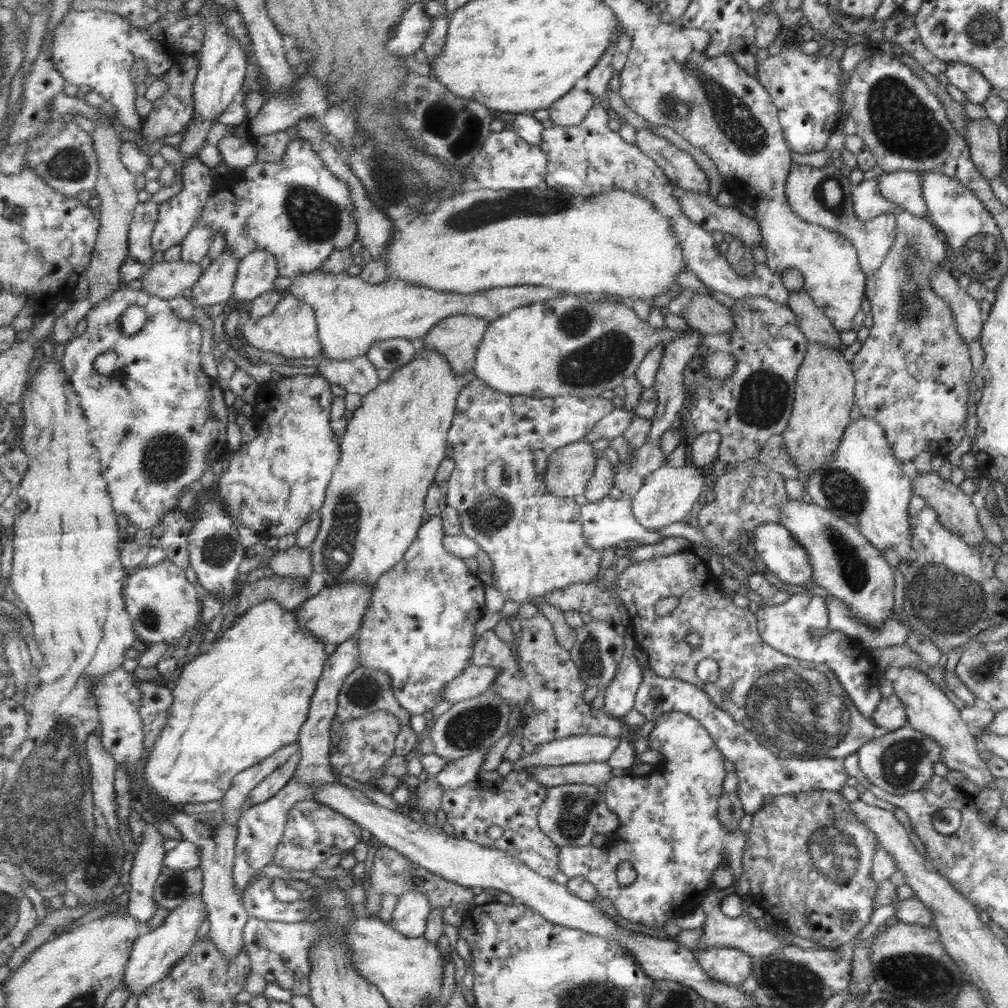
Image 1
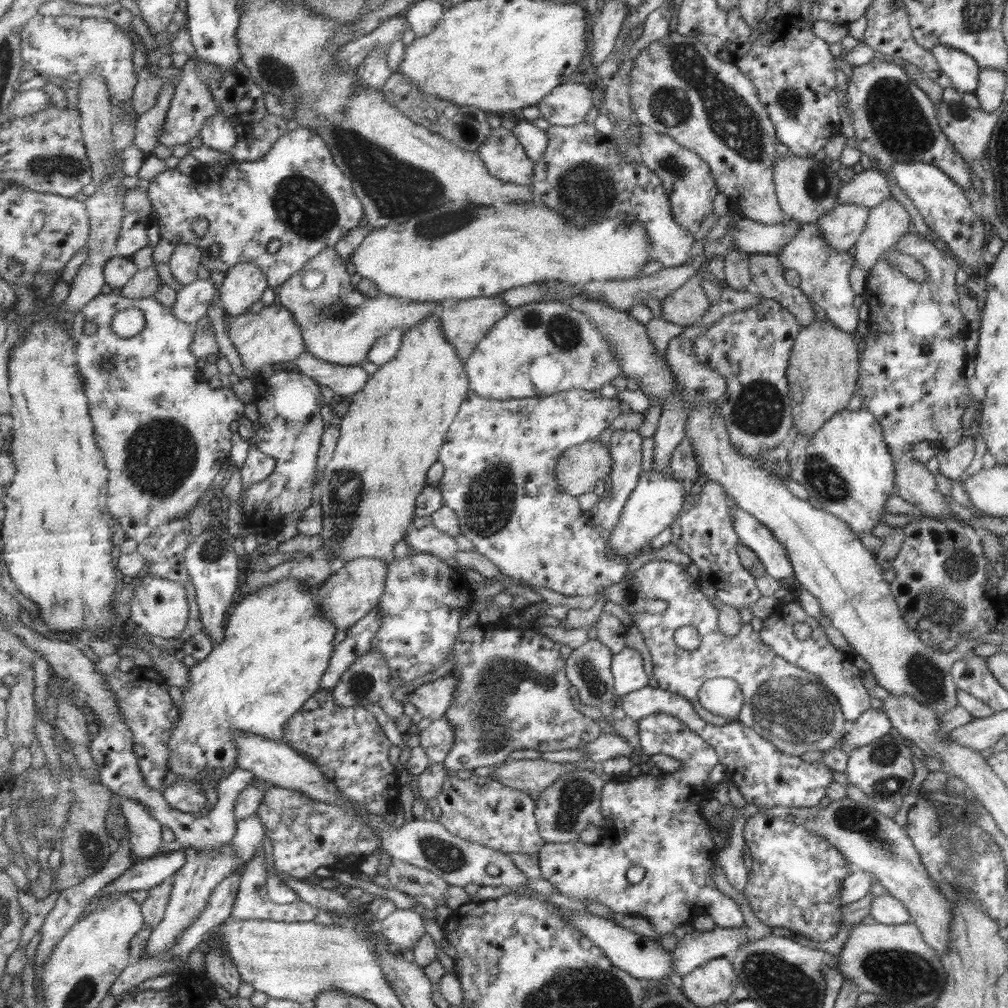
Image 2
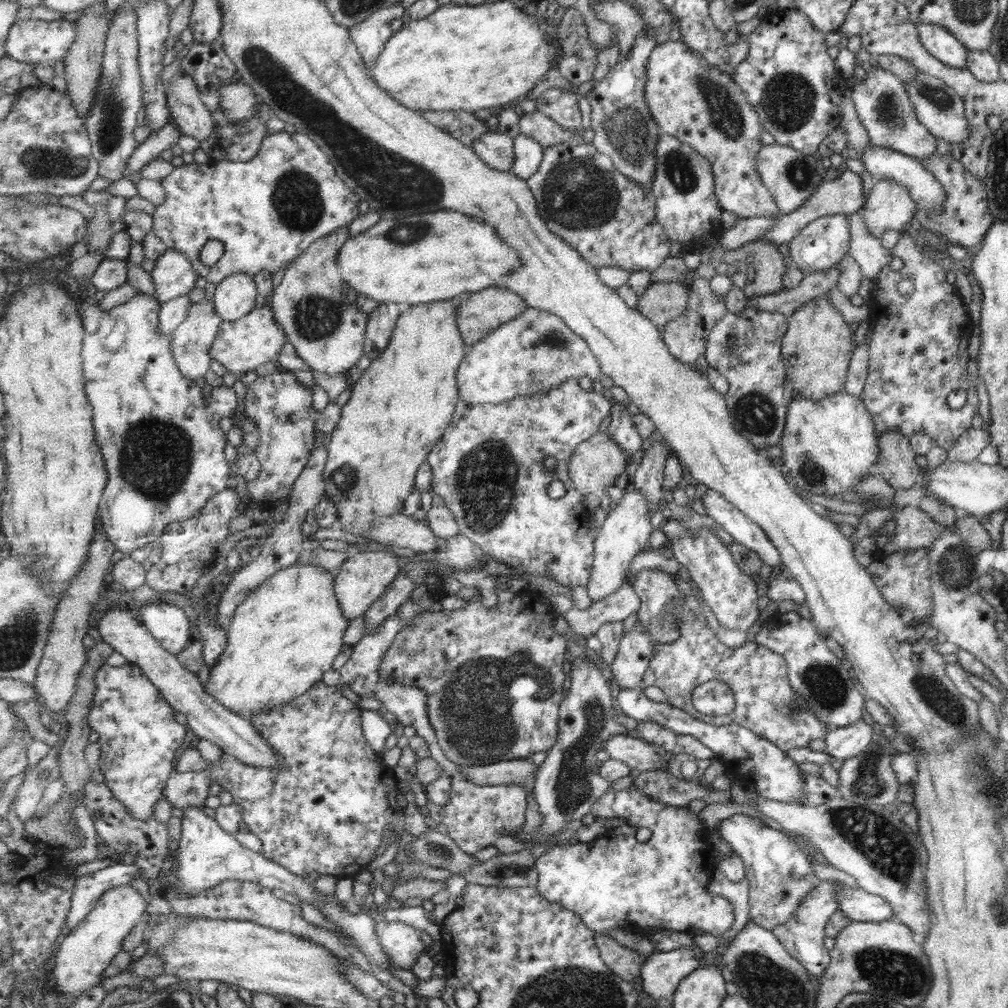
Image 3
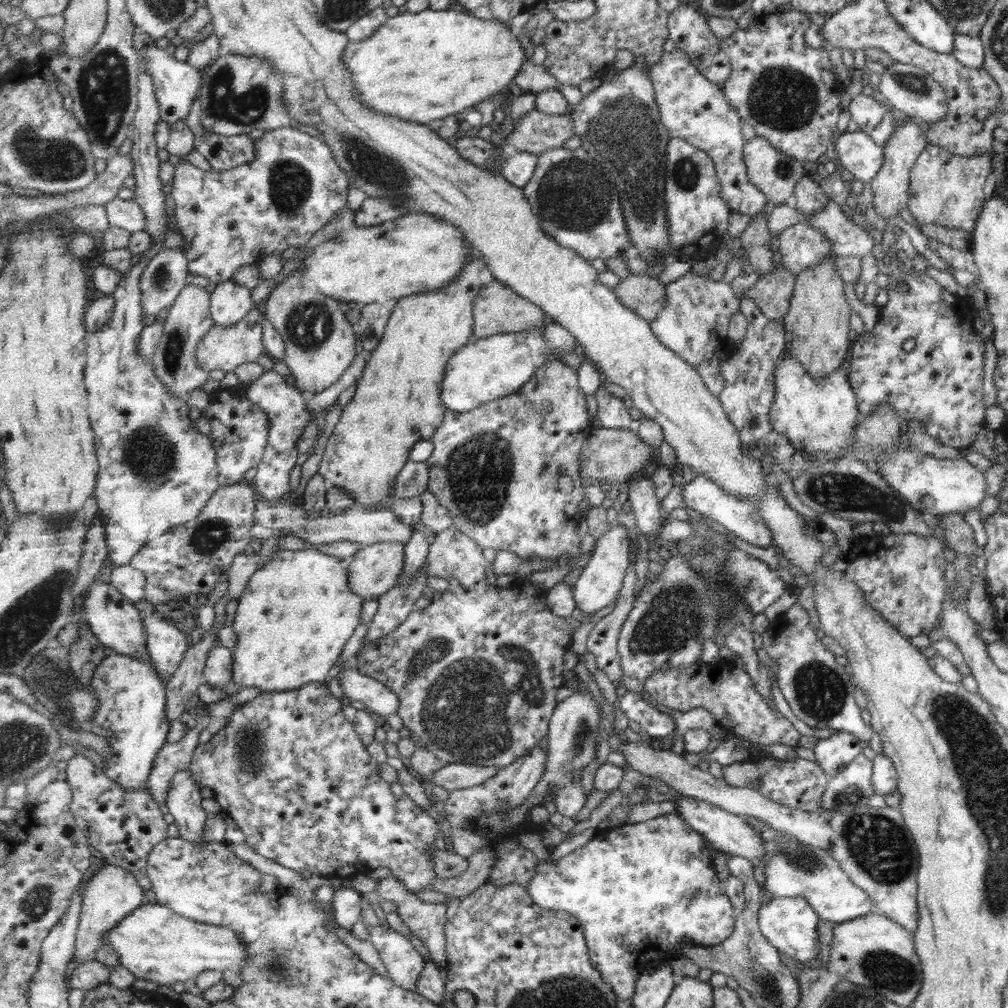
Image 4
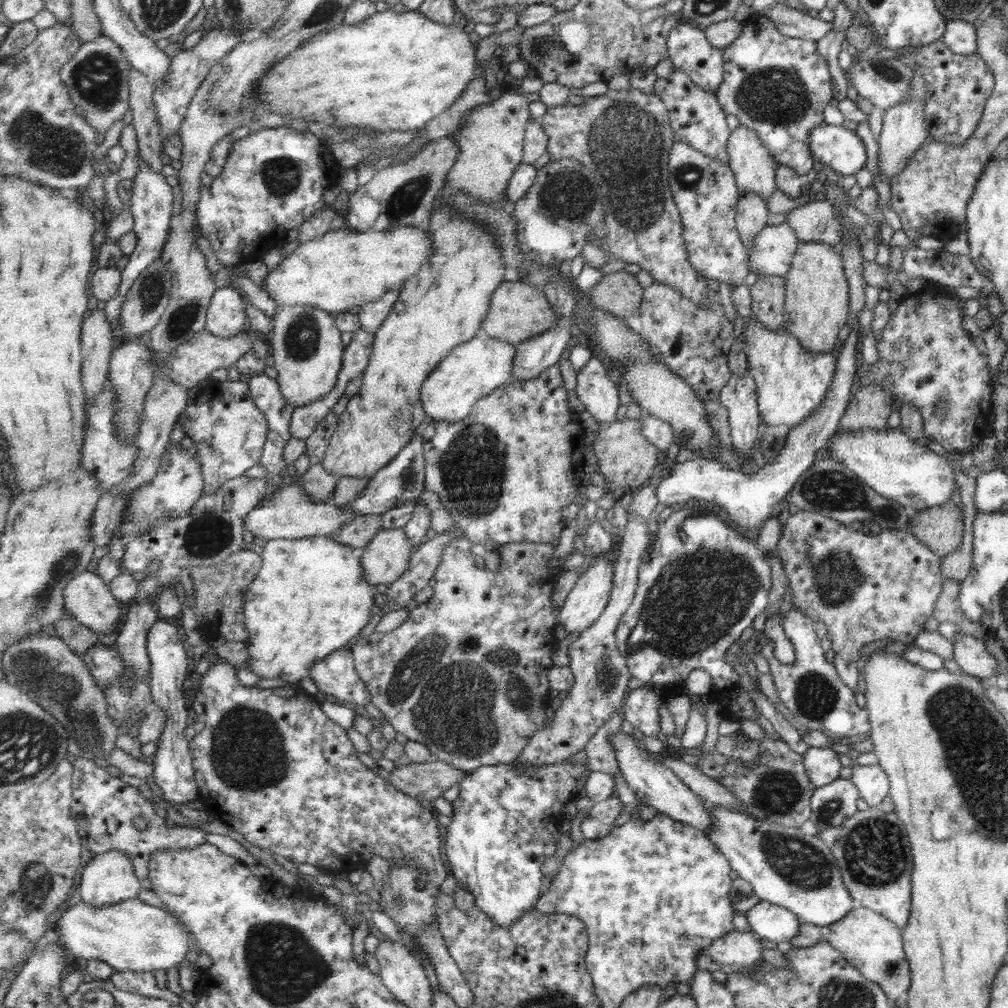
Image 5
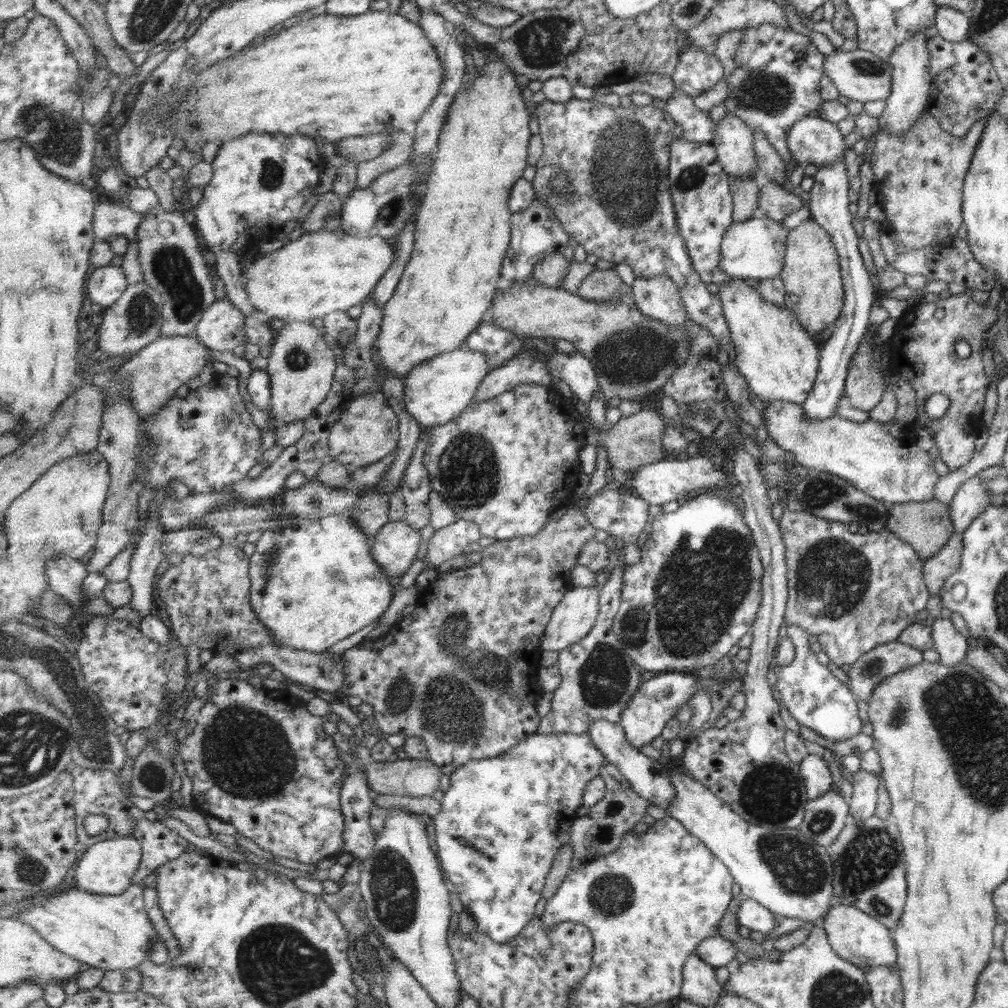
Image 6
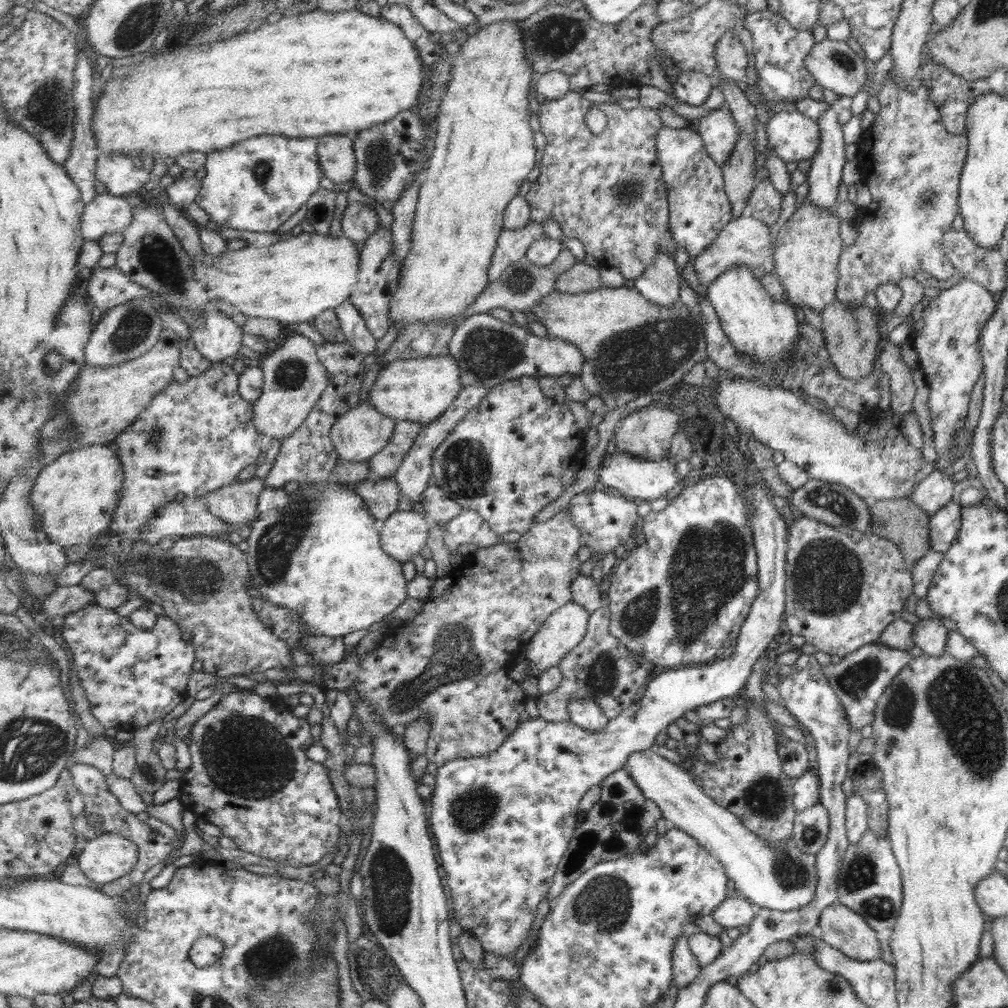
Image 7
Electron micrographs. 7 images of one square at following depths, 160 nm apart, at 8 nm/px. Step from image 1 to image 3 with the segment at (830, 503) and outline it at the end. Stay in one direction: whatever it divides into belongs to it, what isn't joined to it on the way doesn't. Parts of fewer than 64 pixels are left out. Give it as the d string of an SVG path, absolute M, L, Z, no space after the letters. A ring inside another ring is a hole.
M843 389L818 401L791 397L790 393L787 394L787 399L785 426L778 443L782 452L780 456L783 460L782 469L801 490L829 498L837 495L838 500L842 500L845 493L854 491L856 484L867 473L871 473L870 470L878 457L879 442L870 414L865 410L859 397L845 393Z

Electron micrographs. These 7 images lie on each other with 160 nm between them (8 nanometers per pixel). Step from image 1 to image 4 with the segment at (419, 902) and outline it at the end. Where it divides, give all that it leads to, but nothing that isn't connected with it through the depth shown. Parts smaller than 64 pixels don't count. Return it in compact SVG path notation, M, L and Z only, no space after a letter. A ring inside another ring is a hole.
M385 923L378 924L376 927L369 925L369 940L373 946L379 951L382 961L385 963L390 978L397 985L403 987L405 990L415 992L418 990L418 982L422 977L426 961L423 956L417 952L417 948L411 944L410 936L403 936L399 932L391 929Z

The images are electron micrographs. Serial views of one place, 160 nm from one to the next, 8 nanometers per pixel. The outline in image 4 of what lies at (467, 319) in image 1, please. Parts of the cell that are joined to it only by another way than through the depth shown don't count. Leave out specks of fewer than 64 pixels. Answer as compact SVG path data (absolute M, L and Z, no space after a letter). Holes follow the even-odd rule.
M494 279L482 287L474 305L474 338L493 337L497 334L521 333L546 327L548 318L542 308L511 290L510 286Z

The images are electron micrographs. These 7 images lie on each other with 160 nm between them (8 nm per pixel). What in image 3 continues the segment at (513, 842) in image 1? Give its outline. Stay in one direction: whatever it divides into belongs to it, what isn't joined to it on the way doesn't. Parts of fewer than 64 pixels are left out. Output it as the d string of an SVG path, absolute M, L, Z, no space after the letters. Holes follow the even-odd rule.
M461 773L450 775L450 798L433 819L447 827L447 834L467 853L483 850L501 836L517 837L525 824L529 808L529 793L523 786L507 784L507 786L481 787L465 779Z

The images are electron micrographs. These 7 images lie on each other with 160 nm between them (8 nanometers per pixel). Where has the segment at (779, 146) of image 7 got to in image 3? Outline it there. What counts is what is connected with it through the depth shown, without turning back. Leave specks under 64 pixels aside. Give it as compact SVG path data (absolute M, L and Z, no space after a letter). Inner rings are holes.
M869 145L861 154L859 153L859 160L873 179L895 181L904 186L915 201L916 210L940 211L942 209L943 189L932 178L930 172L923 168L919 159L895 152L887 147Z

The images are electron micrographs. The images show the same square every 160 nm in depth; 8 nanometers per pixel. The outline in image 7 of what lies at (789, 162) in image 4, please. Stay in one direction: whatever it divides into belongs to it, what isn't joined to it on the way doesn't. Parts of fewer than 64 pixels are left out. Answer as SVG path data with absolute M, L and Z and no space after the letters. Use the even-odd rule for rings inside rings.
M721 105L700 118L696 131L702 135L711 158L721 166L733 150L738 128L733 122L730 110Z

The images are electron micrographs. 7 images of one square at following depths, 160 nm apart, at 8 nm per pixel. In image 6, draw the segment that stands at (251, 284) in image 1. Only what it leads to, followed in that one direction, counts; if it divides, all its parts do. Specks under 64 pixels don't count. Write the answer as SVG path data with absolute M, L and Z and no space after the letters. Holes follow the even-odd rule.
M225 296L205 310L196 335L203 345L213 350L240 353L246 345L246 316Z

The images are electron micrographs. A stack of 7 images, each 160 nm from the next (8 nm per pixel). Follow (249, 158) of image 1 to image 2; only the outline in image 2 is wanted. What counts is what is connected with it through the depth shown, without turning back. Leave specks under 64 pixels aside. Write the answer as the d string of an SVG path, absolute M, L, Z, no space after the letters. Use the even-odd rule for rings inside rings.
M215 115L206 125L202 126L198 134L205 145L228 153L235 148L239 140L238 131L226 115Z

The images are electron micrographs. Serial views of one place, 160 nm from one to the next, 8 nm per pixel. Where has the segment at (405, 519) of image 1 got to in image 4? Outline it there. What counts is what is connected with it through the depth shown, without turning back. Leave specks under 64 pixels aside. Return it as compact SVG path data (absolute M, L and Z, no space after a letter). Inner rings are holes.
M478 253L464 266L458 279L445 285L443 290L413 294L398 300L398 306L387 324L385 334L366 362L363 379L356 385L351 401L342 408L342 414L324 448L320 462L321 473L329 484L337 485L349 492L357 503L369 510L389 508L394 498L394 484L409 462L409 454L419 441L431 441L446 420L448 408L442 399L442 382L446 379L447 366L458 350L474 338L474 305L481 293L481 274L486 262Z

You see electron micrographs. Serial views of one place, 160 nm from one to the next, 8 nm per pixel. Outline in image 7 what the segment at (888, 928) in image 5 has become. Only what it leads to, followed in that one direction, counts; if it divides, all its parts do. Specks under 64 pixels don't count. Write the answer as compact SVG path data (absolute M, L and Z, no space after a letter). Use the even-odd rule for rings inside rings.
M833 904L819 914L816 935L847 958L858 961L879 959L879 943L873 930L847 906Z

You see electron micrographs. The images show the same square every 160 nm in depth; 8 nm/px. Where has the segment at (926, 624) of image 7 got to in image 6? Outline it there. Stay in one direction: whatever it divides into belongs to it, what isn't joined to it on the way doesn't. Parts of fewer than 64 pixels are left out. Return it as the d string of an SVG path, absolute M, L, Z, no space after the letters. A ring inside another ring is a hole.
M931 618L932 648L939 655L939 663L951 666L955 663L964 662L964 654L972 640L963 637L947 618Z

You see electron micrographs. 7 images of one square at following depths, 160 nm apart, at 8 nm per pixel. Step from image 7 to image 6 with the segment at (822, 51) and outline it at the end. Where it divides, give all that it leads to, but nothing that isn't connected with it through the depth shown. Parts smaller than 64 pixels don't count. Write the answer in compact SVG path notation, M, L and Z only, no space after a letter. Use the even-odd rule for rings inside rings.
M836 48L833 54L824 56L822 72L824 79L835 85L837 93L851 101L862 104L876 100L885 102L891 92L889 63L861 49L844 52Z

